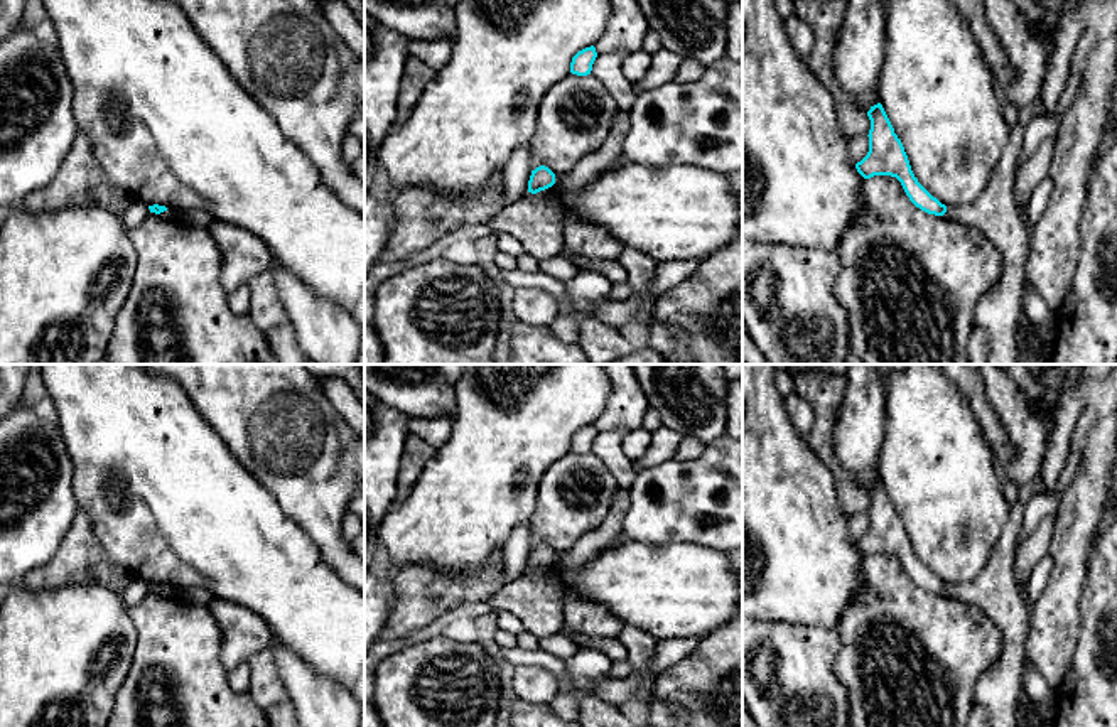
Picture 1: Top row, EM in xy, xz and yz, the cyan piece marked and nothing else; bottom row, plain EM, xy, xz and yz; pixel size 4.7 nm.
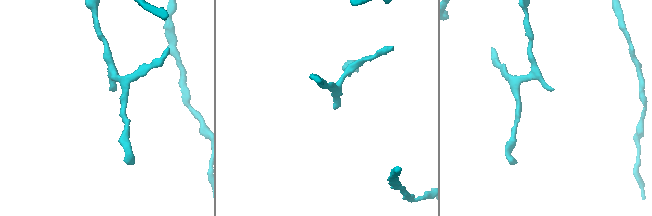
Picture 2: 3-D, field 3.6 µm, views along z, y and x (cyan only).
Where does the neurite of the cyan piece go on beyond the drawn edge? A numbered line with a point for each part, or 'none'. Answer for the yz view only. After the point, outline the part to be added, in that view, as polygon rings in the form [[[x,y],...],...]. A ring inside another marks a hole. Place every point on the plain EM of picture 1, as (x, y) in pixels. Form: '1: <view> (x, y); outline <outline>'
1: yz (994, 591); outline [[[1039,474],[1019,489],[1017,503],[1009,509],[985,568],[970,582],[947,585],[948,597],[960,599],[980,609],[1002,631],[1001,658],[977,680],[972,693],[974,707],[989,714],[989,727],[1017,727],[1017,700],[1023,690],[1024,638],[1028,611],[1014,575],[1017,538],[1026,503],[1044,493]]]

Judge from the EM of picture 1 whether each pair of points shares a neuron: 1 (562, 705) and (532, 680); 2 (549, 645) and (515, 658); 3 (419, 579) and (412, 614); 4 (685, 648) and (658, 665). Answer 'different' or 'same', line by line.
1: different
2: different
3: same
4: same

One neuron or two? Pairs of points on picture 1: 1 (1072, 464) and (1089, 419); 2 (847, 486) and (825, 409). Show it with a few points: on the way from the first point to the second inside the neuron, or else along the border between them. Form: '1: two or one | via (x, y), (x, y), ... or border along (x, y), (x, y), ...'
1: one | via (1075, 452), (1077, 437), (1082, 430)
2: one | via (836, 468), (825, 452), (825, 427)

